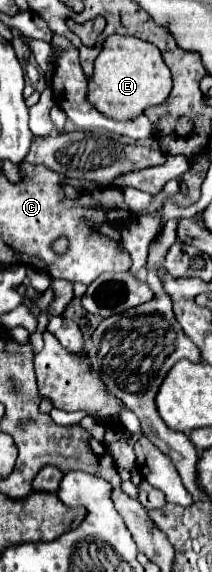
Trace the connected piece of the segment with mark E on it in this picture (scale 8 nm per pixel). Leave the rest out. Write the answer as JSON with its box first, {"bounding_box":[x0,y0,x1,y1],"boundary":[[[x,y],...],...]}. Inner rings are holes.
{"bounding_box":[89,36,171,120],"boundary":[[[109,36],[103,44],[99,58],[95,60],[93,78],[89,82],[89,102],[111,116],[113,120],[133,120],[143,114],[145,108],[161,104],[171,92],[171,72],[165,66],[157,46],[137,40],[133,36]]]}

